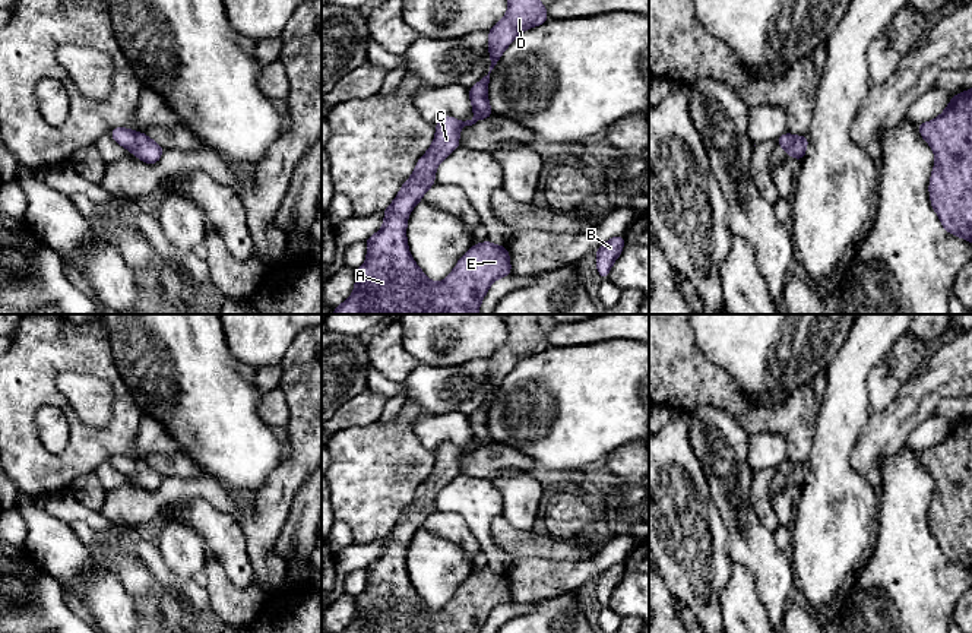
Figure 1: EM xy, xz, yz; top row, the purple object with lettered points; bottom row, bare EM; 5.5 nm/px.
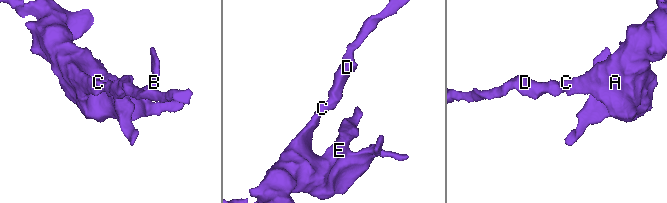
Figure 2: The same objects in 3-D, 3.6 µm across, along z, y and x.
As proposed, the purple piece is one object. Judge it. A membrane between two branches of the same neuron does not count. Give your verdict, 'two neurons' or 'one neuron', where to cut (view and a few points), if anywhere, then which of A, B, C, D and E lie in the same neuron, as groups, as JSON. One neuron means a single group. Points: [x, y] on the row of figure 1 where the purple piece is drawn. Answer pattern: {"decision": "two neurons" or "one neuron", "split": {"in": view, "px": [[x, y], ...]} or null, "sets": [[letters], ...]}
{"decision": "one neuron", "split": null, "sets": [["A", "B", "C", "D", "E"]]}

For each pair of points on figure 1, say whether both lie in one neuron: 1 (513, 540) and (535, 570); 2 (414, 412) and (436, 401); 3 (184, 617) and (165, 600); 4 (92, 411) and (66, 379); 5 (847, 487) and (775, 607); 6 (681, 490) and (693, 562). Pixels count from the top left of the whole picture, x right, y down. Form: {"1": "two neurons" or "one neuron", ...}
{"1": "two neurons", "2": "two neurons", "3": "one neuron", "4": "one neuron", "5": "two neurons", "6": "one neuron"}

